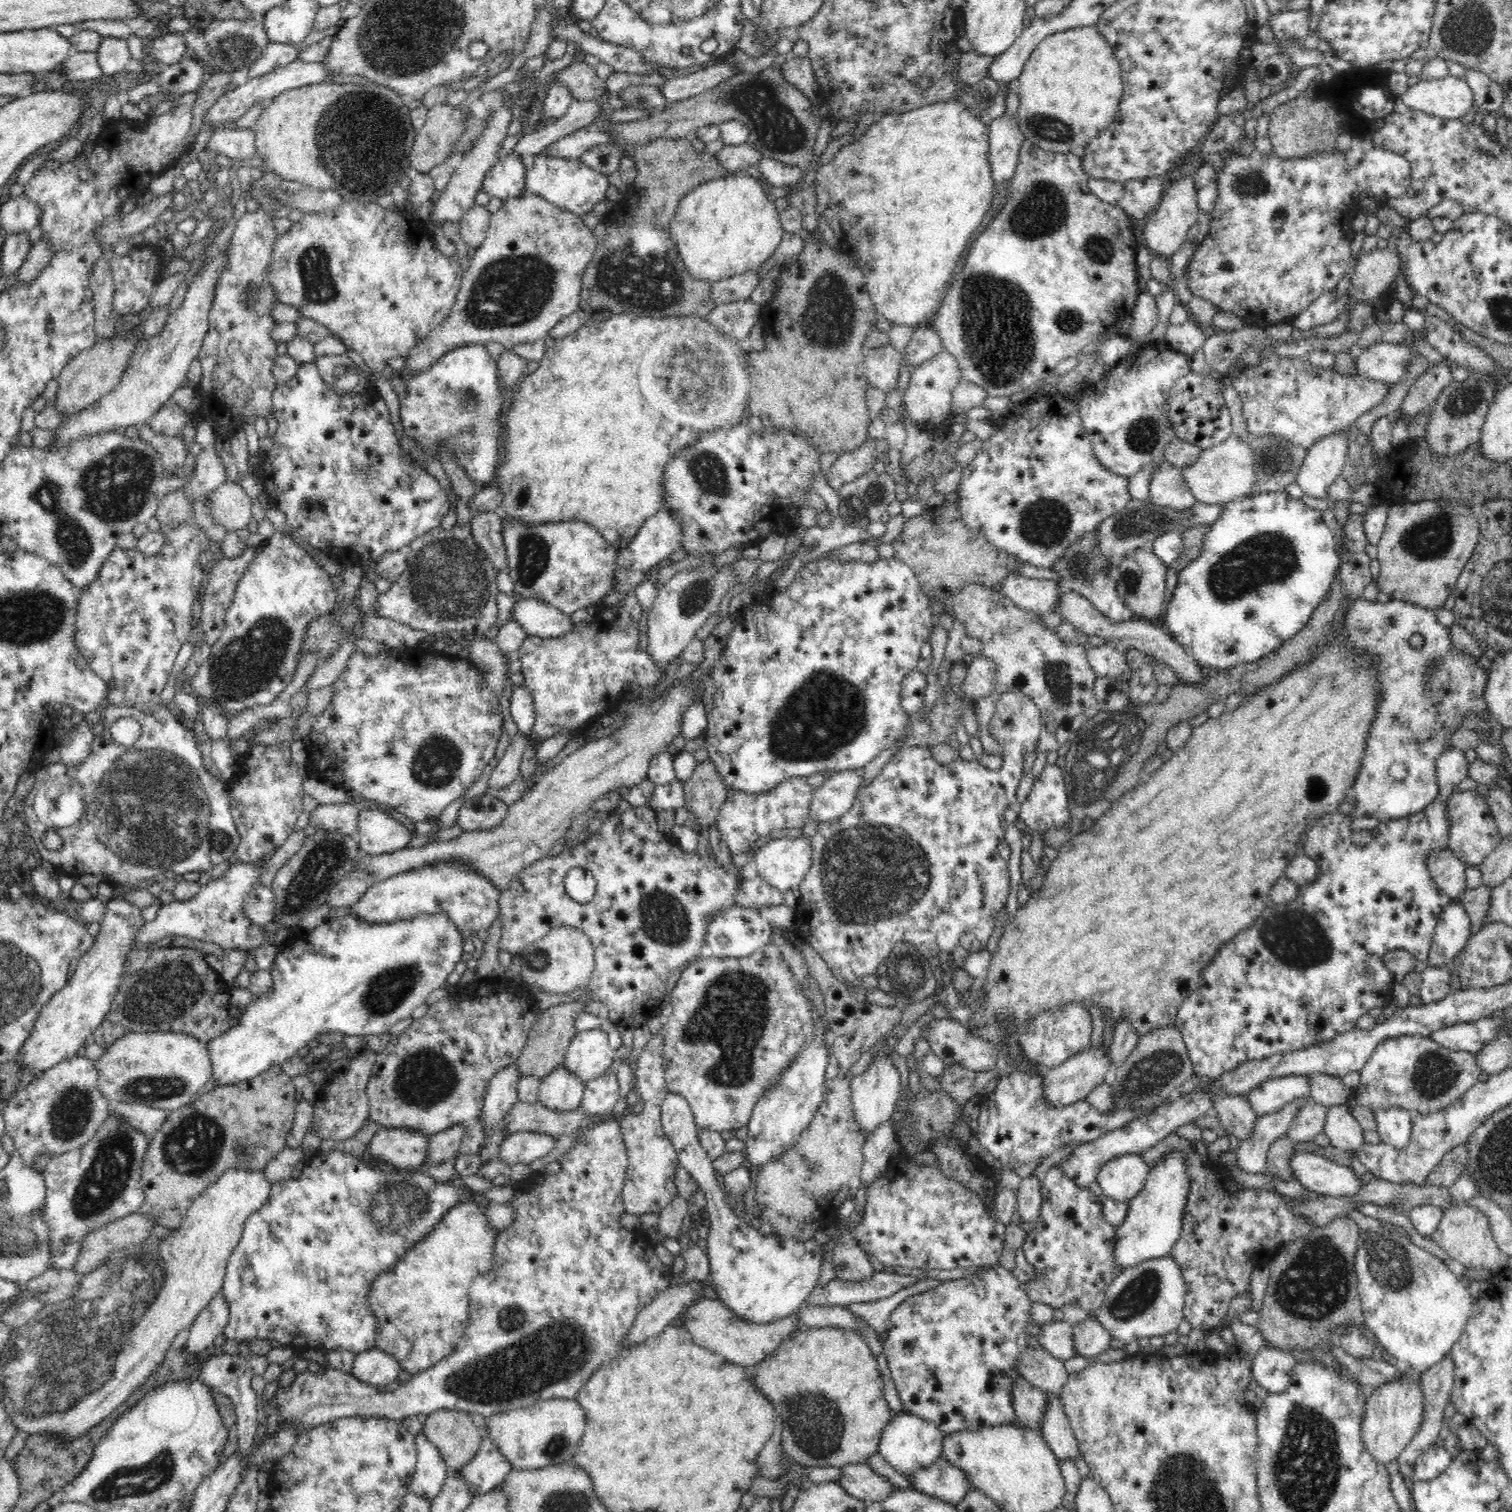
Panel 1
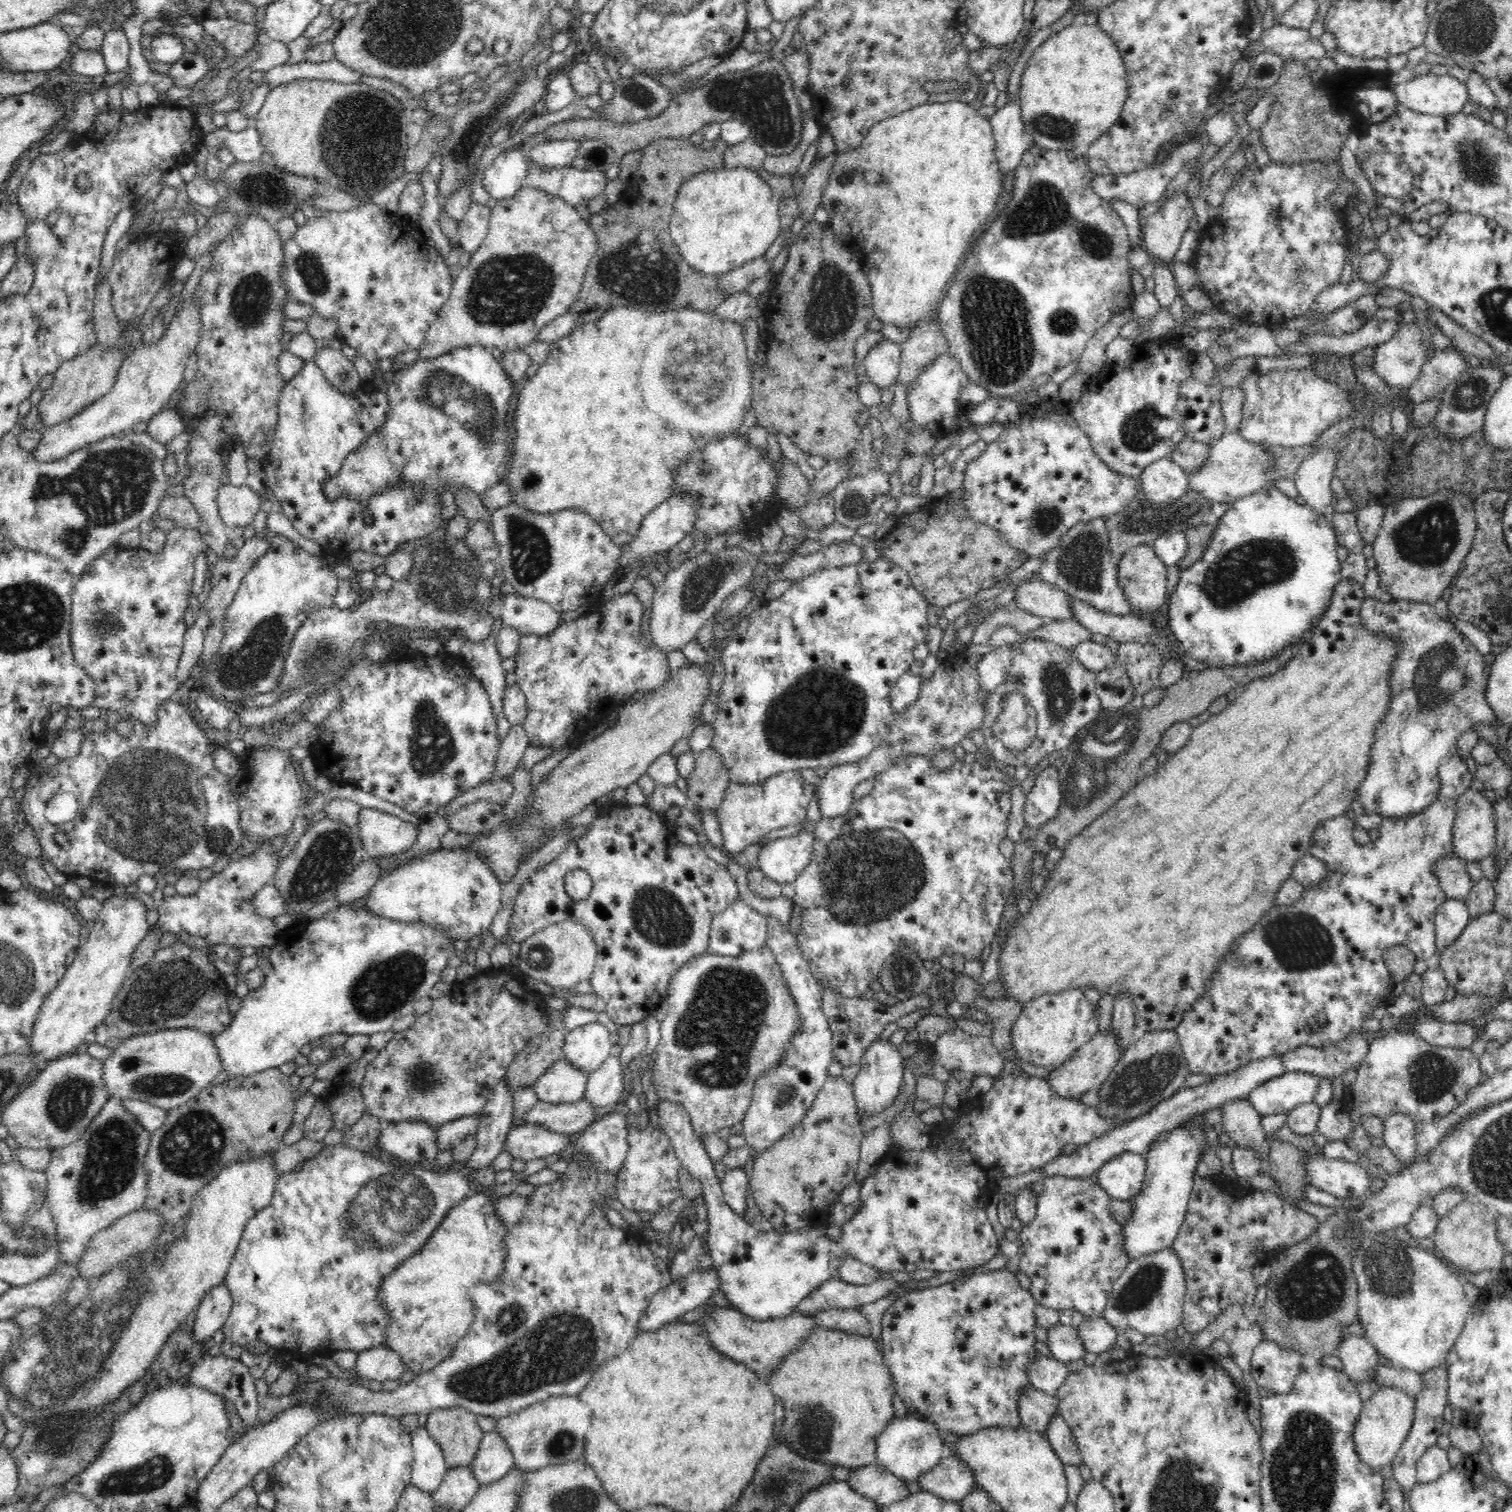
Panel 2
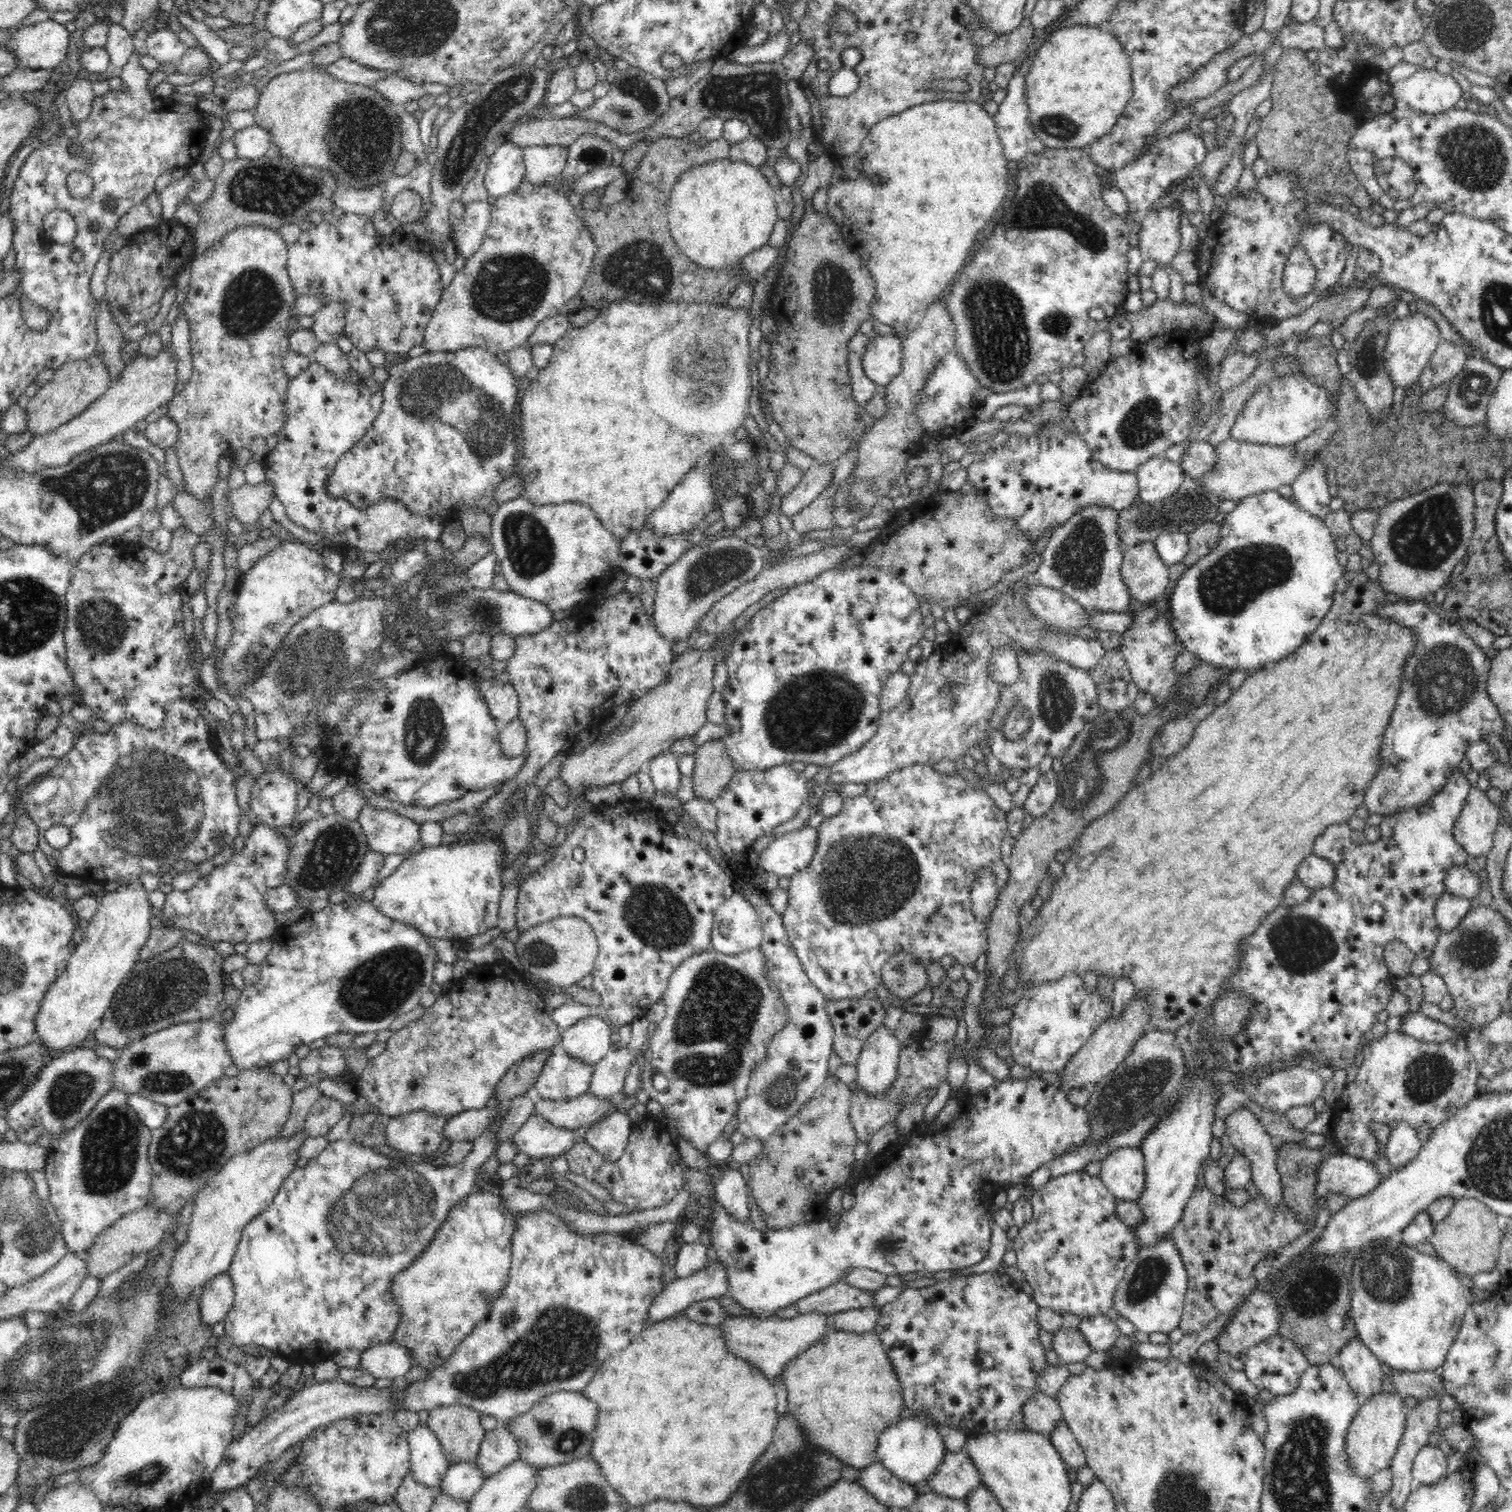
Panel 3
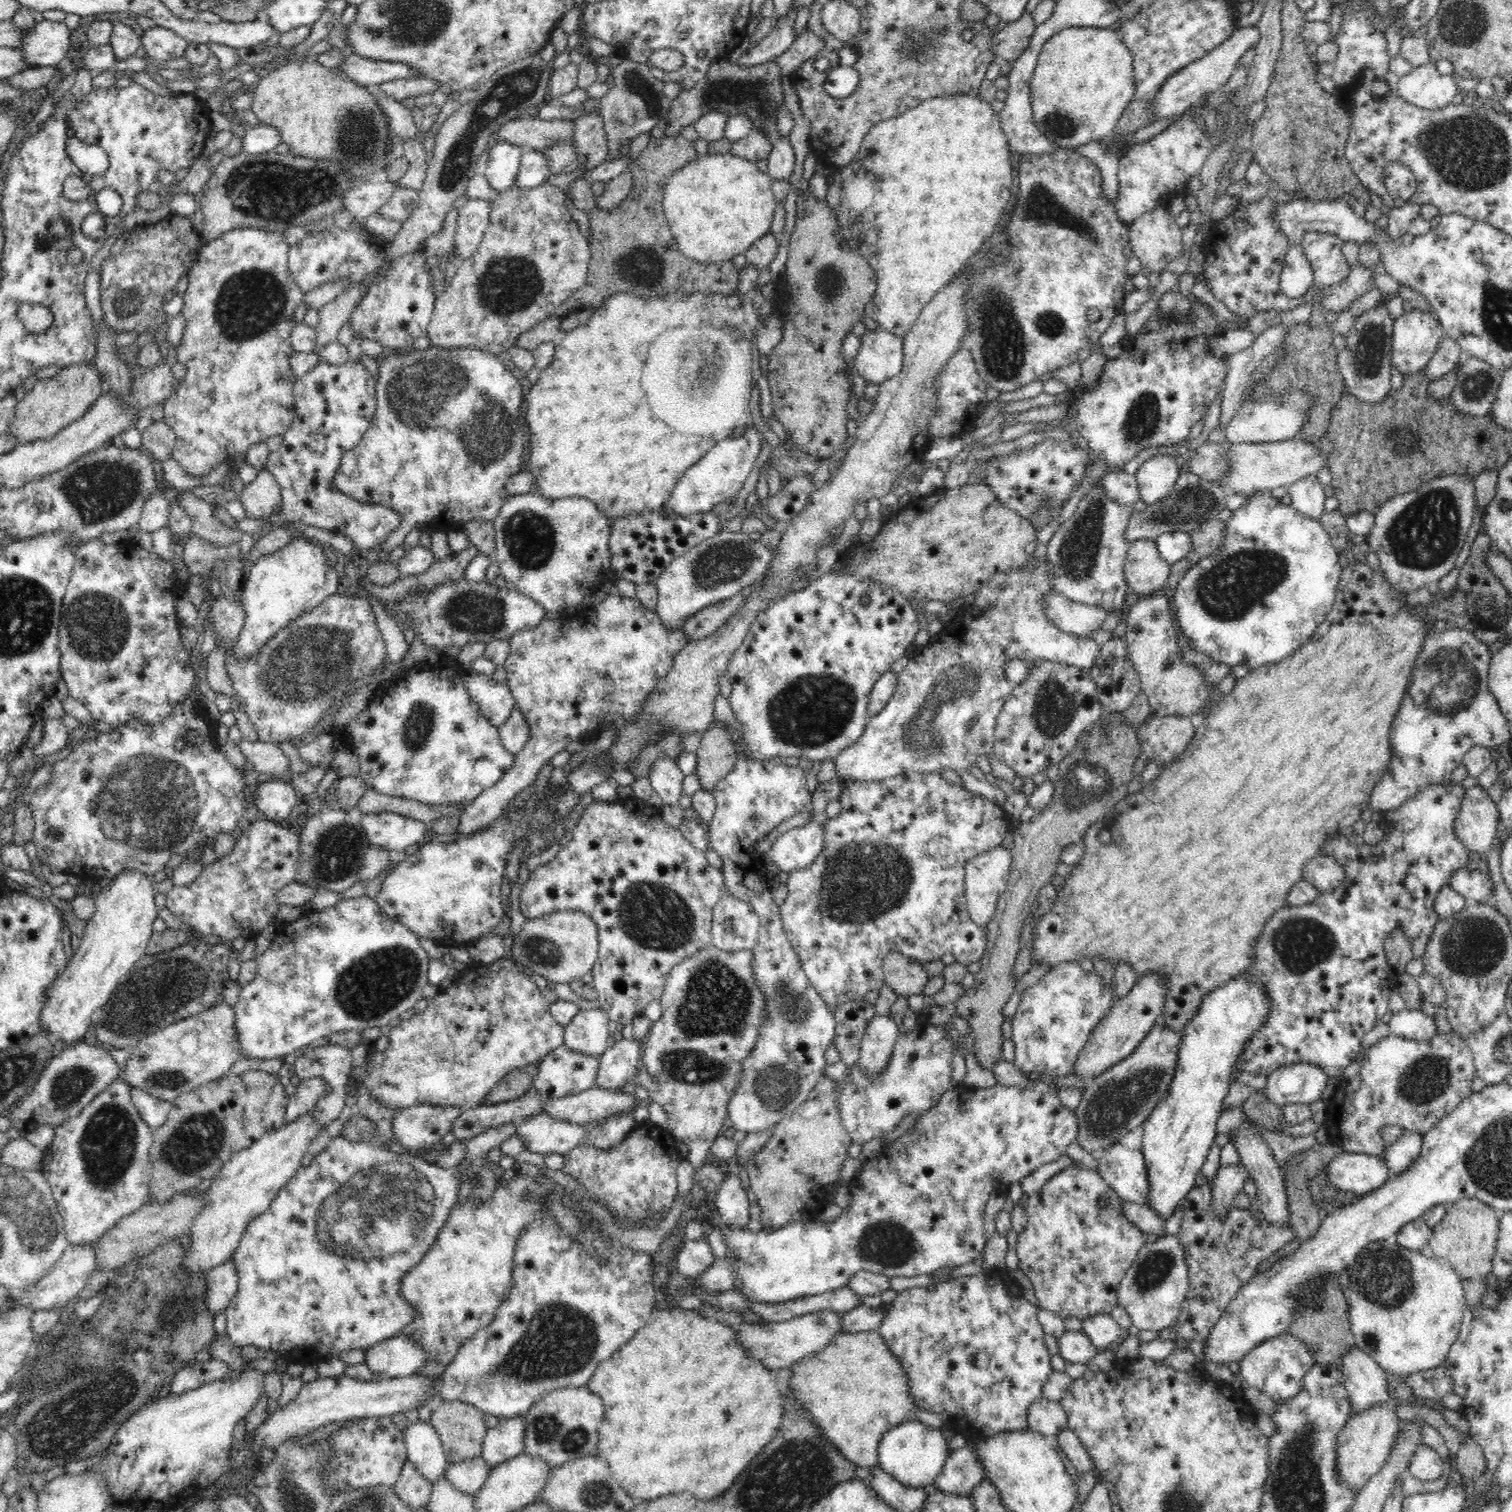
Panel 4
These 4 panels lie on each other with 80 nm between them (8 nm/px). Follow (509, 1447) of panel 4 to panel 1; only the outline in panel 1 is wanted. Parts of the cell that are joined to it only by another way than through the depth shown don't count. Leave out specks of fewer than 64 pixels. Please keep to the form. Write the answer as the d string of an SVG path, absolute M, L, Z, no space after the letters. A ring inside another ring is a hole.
M484 1436L476 1456L460 1470L464 1481L470 1485L472 1495L490 1492L502 1485L512 1470L510 1461L500 1453L500 1448L489 1436Z

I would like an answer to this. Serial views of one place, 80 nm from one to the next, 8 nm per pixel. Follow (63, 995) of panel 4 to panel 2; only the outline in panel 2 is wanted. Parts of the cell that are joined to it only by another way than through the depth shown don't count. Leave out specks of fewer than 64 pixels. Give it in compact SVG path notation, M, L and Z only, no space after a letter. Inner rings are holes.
M126 894L126 896L113 895L108 900L104 900L102 910L95 918L95 925L90 929L88 939L77 948L74 962L70 968L65 970L64 978L59 980L57 987L51 990L44 999L36 1017L32 1040L30 1040L28 1049L32 1051L32 1055L35 1056L41 1066L60 1058L62 1055L70 1055L76 1052L76 1048L85 1042L86 1034L94 1031L99 1024L106 1020L116 993L131 971L132 956L136 952L136 946L142 942L142 939L152 928L146 921L146 912L146 906L130 894Z

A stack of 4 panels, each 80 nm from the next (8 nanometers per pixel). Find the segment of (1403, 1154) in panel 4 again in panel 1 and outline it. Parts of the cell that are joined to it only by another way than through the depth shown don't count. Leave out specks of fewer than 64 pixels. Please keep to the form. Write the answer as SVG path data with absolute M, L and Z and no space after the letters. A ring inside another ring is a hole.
M1400 1108L1381 1109L1374 1113L1381 1142L1404 1150L1410 1144L1414 1115Z

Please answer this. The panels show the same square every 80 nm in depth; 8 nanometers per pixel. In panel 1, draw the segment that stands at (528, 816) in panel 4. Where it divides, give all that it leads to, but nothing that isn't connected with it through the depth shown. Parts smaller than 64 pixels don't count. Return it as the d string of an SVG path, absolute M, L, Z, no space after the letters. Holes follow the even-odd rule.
M436 862L435 867L400 872L392 878L376 880L373 886L352 907L351 914L368 922L393 923L410 920L420 914L445 914L456 925L464 939L478 930L488 930L500 913L501 892L488 877L481 876L465 864Z

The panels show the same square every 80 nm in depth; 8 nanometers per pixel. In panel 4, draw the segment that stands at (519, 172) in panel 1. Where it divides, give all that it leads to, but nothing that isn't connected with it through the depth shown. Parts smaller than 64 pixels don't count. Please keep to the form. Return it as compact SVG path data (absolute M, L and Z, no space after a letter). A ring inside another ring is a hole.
M498 140L490 150L487 167L483 172L492 188L498 192L512 188L519 173L523 151L515 144Z

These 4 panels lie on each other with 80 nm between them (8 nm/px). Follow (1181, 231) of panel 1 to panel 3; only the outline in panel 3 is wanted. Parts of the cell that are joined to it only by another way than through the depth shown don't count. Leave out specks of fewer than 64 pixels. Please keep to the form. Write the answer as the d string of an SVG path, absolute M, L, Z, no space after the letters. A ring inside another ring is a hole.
M1180 203L1177 206L1170 205L1156 209L1144 217L1140 223L1138 231L1138 248L1144 260L1154 260L1157 268L1165 268L1172 260L1178 256L1181 246L1181 214L1184 212Z

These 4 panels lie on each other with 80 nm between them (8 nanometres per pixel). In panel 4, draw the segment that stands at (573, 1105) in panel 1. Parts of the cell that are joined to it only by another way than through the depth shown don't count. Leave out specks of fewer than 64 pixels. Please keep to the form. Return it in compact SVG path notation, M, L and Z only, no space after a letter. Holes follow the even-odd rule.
M562 1045L540 1062L532 1086L550 1099L565 1097L596 1085L600 1057L571 1051Z

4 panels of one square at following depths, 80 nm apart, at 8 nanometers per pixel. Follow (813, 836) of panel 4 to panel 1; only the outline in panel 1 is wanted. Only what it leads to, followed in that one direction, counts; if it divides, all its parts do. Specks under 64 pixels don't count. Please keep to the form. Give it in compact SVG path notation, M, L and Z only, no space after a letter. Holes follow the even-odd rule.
M802 835L799 838L778 838L760 847L756 851L754 862L757 865L759 876L772 888L778 888L784 894L786 890L800 888L801 880L811 868L812 854L811 841Z

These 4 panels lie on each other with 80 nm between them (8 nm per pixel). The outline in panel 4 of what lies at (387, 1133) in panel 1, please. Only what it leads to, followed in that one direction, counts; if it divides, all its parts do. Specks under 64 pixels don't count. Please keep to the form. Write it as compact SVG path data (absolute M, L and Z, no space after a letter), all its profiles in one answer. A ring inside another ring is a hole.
M416 1104L412 1108L397 1110L392 1122L392 1131L394 1131L394 1141L398 1141L404 1148L410 1150L412 1154L418 1154L419 1151L430 1148L432 1144L440 1142L442 1137L451 1131L452 1124L462 1113L458 1106L435 1106L434 1104Z

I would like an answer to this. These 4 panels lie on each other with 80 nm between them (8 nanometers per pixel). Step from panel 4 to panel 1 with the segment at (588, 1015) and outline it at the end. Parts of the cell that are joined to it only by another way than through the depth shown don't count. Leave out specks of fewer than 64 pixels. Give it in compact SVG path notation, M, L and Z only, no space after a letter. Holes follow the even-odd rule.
M600 1027L576 1031L567 1048L566 1069L578 1076L580 1082L589 1080L610 1070L614 1060L613 1050L608 1044L608 1034Z

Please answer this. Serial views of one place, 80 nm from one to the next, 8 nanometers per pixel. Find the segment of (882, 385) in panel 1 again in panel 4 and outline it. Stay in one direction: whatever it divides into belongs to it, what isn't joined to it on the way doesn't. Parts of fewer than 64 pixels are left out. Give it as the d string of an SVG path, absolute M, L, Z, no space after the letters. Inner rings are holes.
M882 328L866 329L859 336L860 350L856 356L856 372L868 383L884 384L904 367L903 338Z

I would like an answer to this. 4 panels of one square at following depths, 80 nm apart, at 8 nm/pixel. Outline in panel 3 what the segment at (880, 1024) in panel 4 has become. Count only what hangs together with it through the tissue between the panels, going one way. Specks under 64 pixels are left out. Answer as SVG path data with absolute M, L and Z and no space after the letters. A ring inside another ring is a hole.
M885 1025L877 1029L864 1041L857 1063L856 1084L868 1095L885 1095L897 1077L900 1041L894 1031Z

